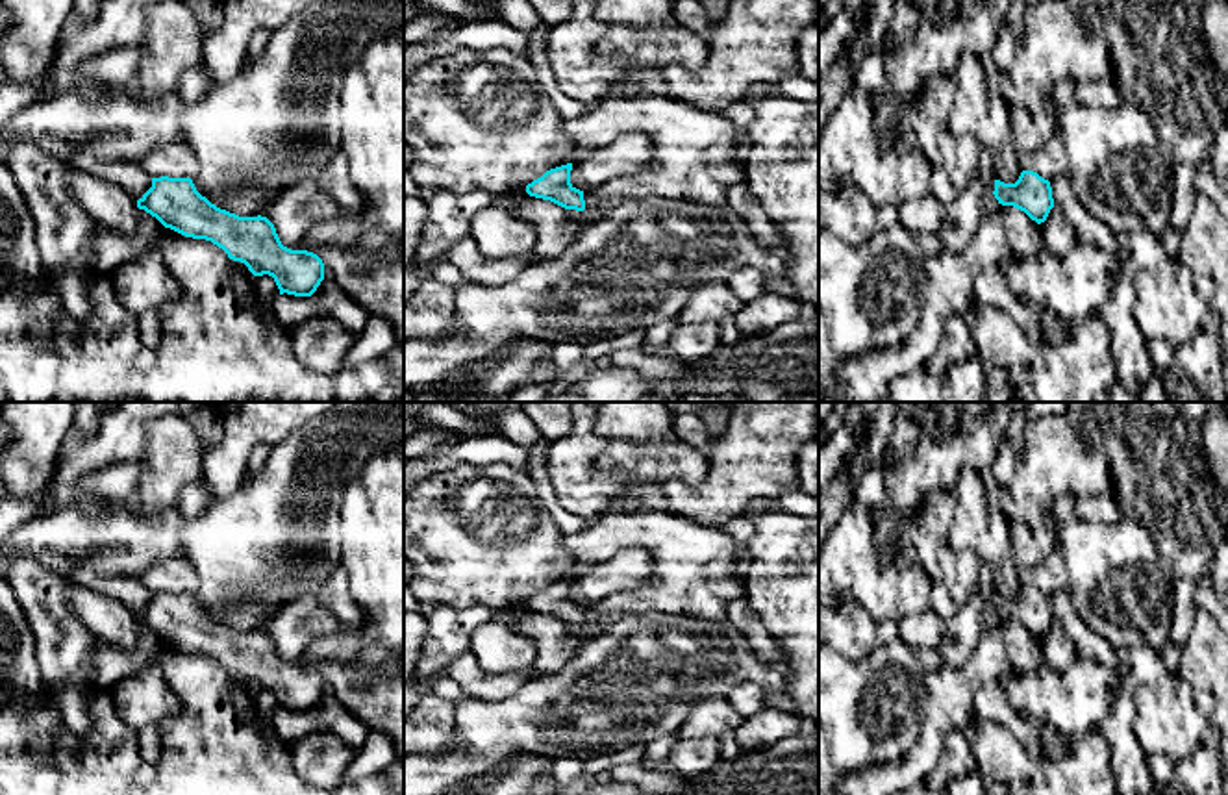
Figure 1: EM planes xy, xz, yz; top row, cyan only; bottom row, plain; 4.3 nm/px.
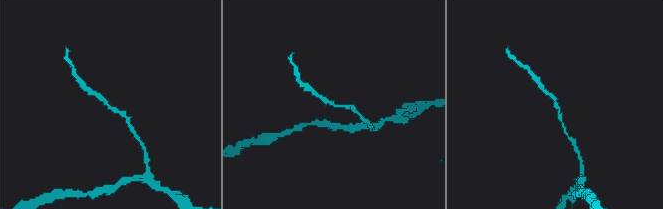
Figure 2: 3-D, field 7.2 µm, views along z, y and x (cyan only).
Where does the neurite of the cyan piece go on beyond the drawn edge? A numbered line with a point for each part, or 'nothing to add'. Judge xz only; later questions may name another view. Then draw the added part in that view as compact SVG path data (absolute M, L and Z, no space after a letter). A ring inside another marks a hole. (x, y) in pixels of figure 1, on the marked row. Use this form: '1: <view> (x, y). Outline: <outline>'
nothing to add

